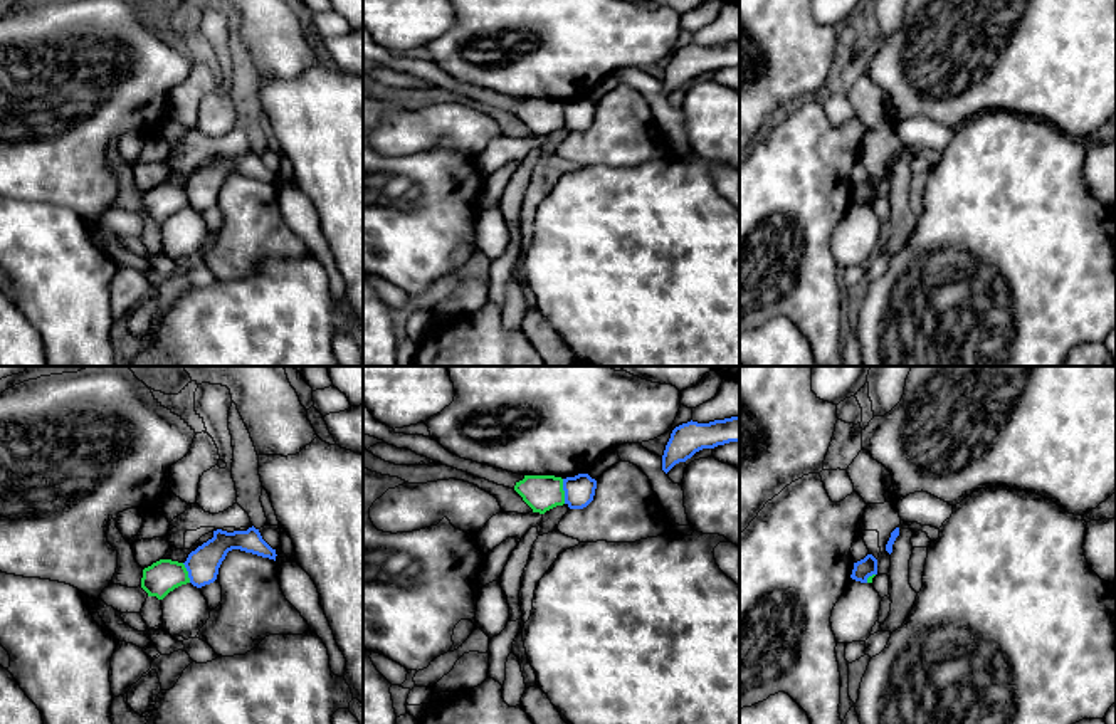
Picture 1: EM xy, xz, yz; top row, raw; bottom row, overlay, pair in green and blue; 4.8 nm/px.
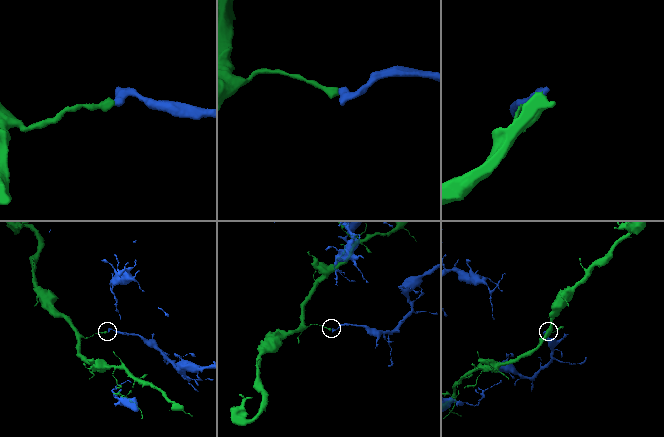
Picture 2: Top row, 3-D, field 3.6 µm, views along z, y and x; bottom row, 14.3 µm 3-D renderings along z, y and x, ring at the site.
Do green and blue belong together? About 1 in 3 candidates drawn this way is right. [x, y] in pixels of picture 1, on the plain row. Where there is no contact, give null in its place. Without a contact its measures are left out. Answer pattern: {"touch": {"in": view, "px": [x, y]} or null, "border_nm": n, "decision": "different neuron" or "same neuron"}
{"touch": {"in": "xz", "px": [563, 115]}, "border_nm": 120, "decision": "different neuron"}

